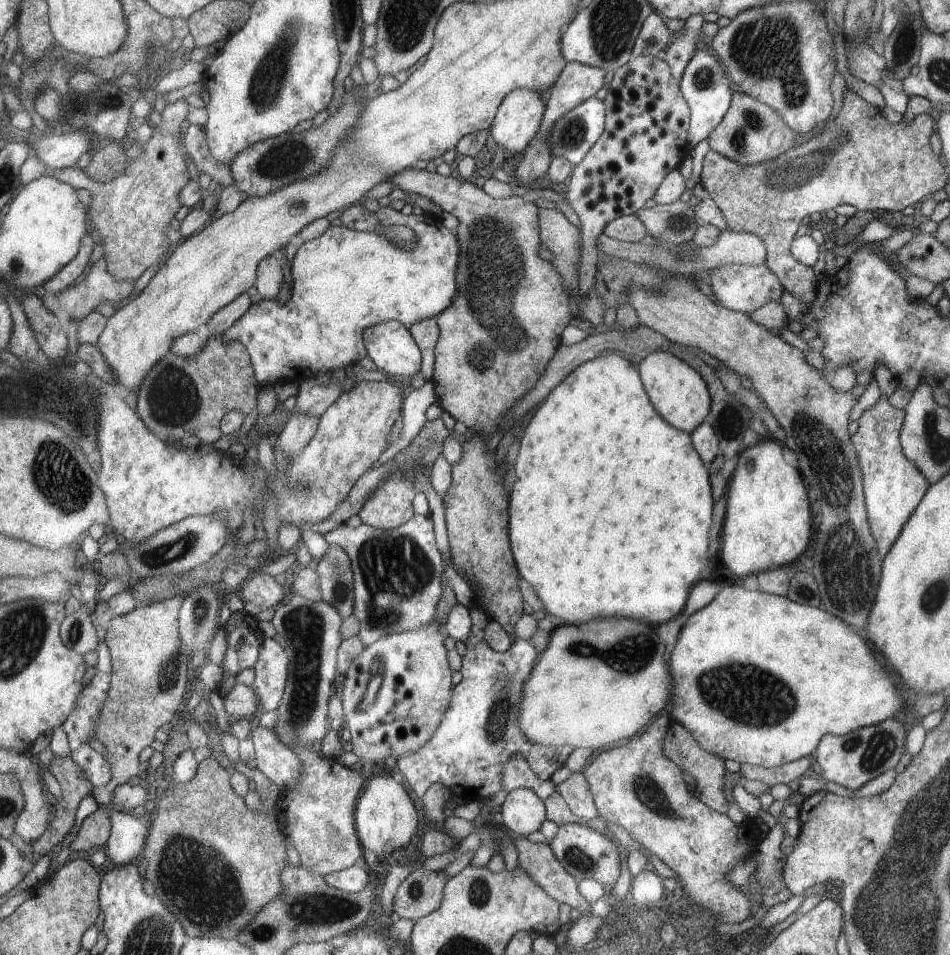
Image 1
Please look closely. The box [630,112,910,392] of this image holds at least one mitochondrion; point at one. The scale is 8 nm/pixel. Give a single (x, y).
(789, 176)

